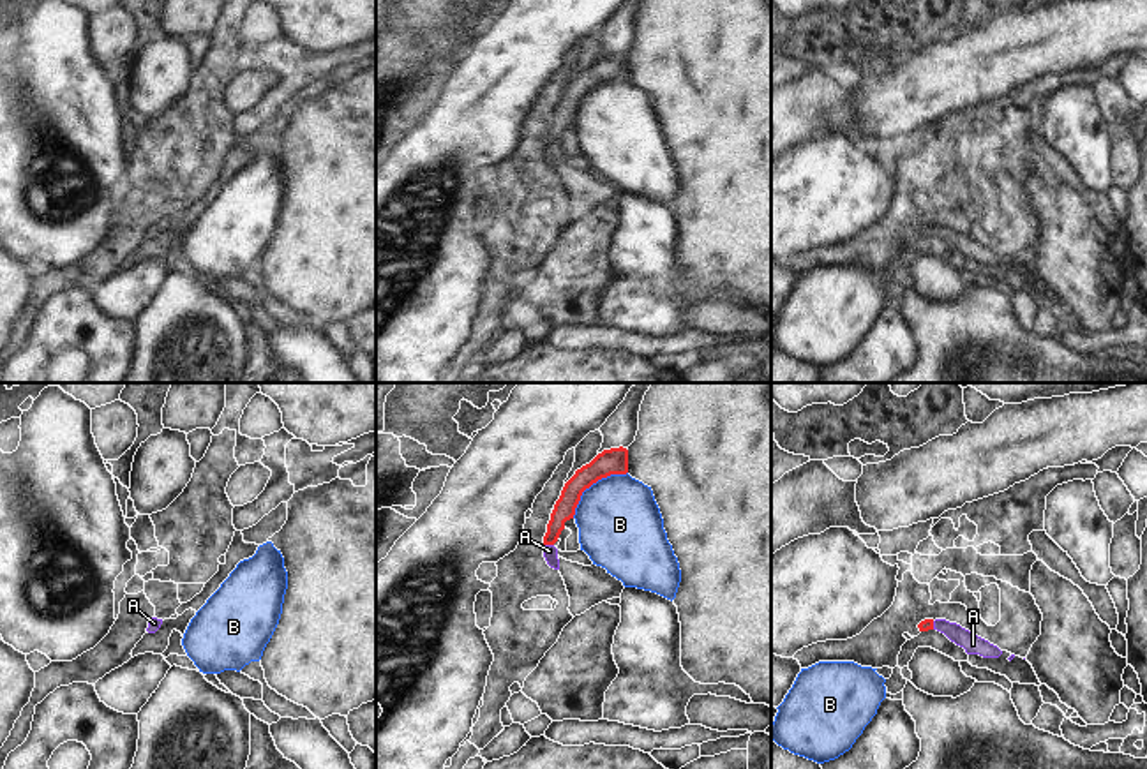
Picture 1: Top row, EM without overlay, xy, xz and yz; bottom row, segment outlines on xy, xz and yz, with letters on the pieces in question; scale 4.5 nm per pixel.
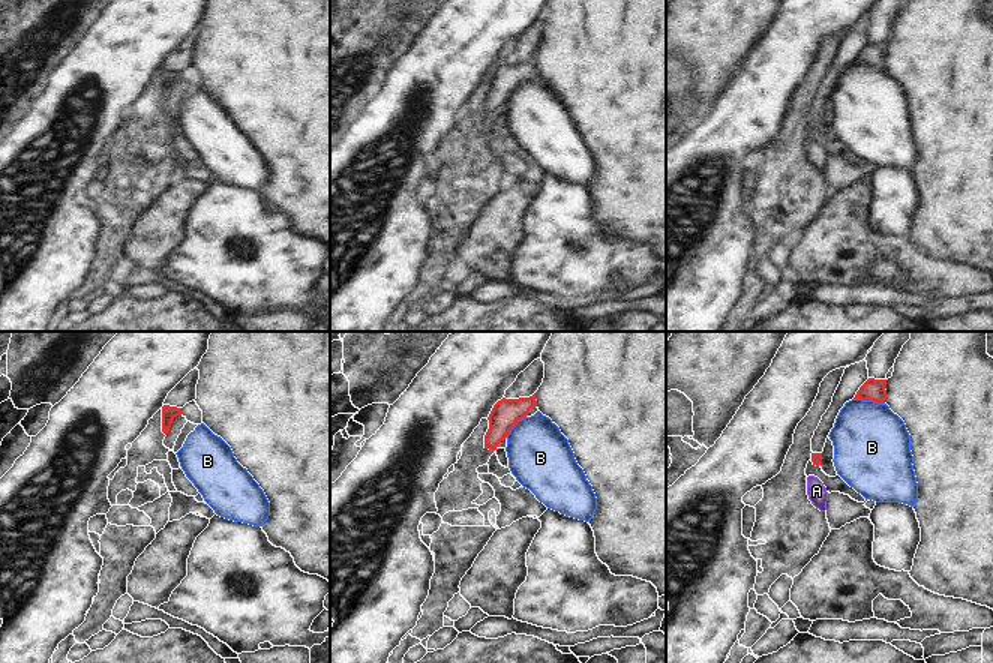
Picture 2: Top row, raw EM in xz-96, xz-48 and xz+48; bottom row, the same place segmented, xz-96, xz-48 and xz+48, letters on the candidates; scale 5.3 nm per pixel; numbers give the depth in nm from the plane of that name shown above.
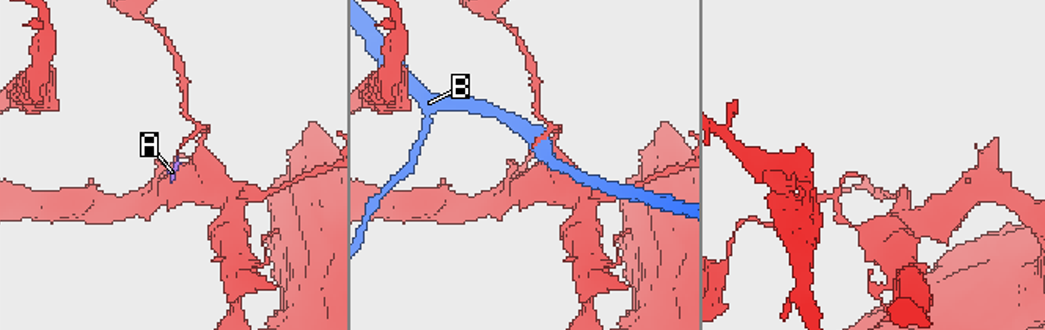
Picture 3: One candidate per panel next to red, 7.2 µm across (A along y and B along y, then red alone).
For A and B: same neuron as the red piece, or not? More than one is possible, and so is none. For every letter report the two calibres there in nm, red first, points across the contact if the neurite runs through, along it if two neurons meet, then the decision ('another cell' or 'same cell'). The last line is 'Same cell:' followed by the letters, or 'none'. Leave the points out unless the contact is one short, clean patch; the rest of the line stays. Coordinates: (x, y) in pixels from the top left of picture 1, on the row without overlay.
A: calibres 100 and 60 nm; way xz (565, 111), (549, 149), (549, 156); same cell
B: calibres 120 and 380 nm; another cell
Same cell: A

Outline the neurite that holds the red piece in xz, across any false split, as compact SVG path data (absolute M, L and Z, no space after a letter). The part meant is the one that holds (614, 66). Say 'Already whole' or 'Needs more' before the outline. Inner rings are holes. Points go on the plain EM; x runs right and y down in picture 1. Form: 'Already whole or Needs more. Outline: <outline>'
Needs more. Outline: M619 51L598 58L589 69L577 74L575 79L565 88L544 141L544 162L551 173L559 175L558 153L554 148L565 134L565 127L574 123L582 97L602 83L626 78L628 55Z

